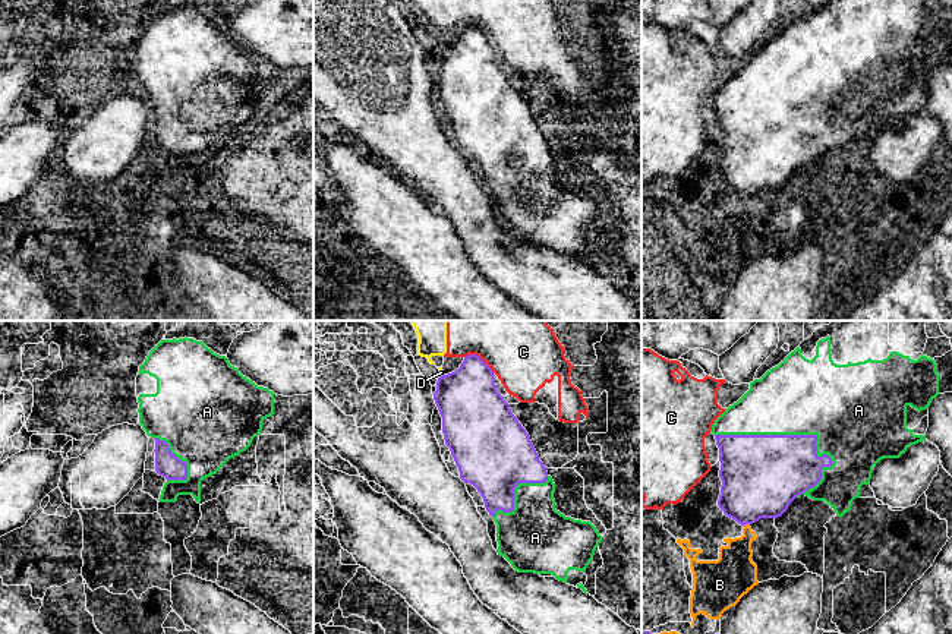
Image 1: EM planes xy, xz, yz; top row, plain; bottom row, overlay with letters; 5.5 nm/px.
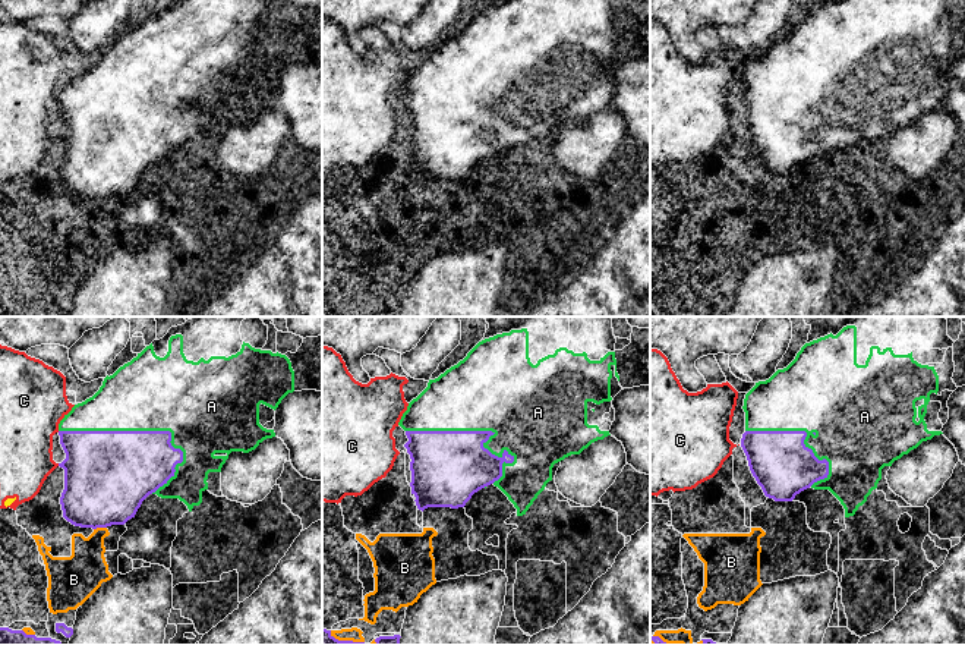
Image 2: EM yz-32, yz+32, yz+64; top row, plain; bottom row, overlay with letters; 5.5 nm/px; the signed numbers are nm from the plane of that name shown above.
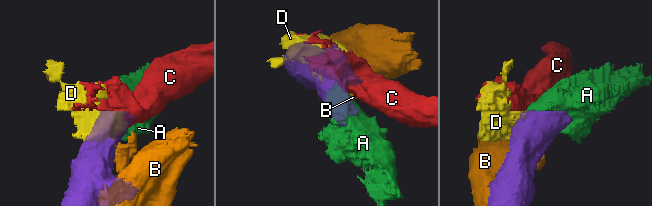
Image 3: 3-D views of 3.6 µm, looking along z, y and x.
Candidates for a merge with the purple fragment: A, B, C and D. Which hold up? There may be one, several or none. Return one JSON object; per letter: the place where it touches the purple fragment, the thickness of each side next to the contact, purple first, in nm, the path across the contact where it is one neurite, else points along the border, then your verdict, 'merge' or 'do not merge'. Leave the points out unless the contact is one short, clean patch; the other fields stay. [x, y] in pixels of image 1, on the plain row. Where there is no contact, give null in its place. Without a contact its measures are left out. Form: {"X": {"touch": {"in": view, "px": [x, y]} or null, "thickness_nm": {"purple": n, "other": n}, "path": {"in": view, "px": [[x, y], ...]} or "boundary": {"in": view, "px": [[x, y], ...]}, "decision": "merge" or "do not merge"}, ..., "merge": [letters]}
{"A": {"touch": {"in": "yz", "px": [784, 107]}, "thickness_nm": {"purple": 440, "other": 420}, "decision": "merge"}, "B": {"touch": {"in": "yz", "px": [667, 314]}, "thickness_nm": {"purple": 150, "other": 60}, "decision": "do not merge"}, "C": {"touch": {"in": "xz", "px": [479, 30]}, "thickness_nm": {"purple": 340, "other": 360}, "boundary": {"in": "xz", "px": [[465, 28], [478, 28], [494, 44]]}, "decision": "do not merge"}, "D": {"touch": {"in": "xz", "px": [443, 47]}, "thickness_nm": {"purple": 340, "other": 30}, "boundary": {"in": "xz", "px": [[443, 46], [440, 49]]}, "decision": "do not merge"}, "merge": ["A"]}

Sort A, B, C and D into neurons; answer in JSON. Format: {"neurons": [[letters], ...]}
{"neurons": [["A"], ["B"], ["C", "D"]]}

